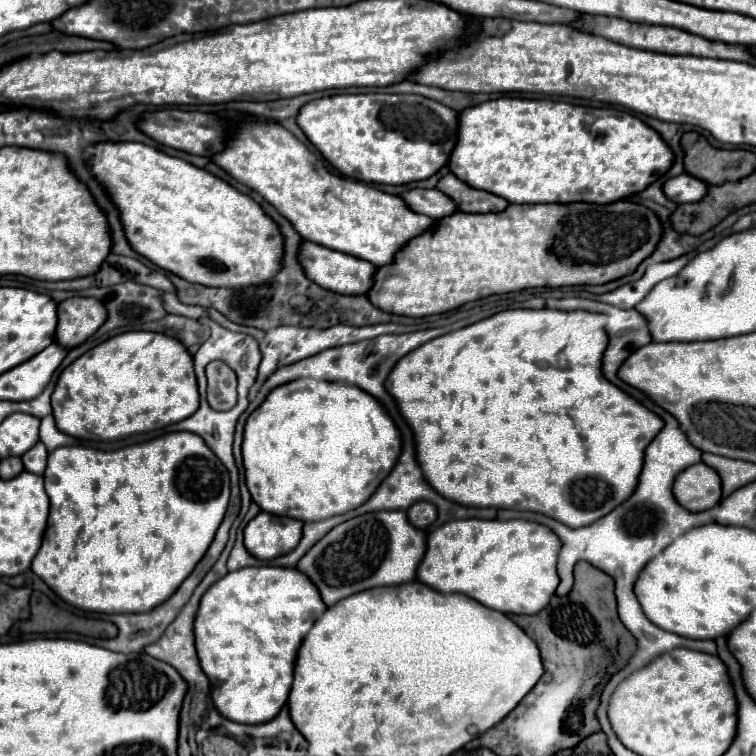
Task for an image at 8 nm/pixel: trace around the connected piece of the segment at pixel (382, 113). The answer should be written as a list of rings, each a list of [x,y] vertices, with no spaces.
[[[336,94],[304,104],[298,112],[298,126],[316,150],[342,174],[372,184],[408,184],[430,178],[446,162],[456,144],[456,112],[436,100],[414,94]]]

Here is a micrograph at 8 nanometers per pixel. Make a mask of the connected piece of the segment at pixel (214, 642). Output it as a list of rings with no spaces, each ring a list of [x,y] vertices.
[[[242,568],[212,584],[202,596],[194,636],[216,710],[240,724],[272,720],[288,700],[298,648],[324,610],[318,588],[298,568]]]

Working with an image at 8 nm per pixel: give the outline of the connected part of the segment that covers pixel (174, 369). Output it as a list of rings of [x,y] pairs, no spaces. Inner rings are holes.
[[[124,332],[112,336],[84,352],[62,370],[52,392],[52,408],[56,426],[64,434],[82,440],[120,440],[132,434],[164,428],[164,424],[176,424],[192,416],[198,408],[198,386],[192,368],[192,356],[184,344],[160,332]]]

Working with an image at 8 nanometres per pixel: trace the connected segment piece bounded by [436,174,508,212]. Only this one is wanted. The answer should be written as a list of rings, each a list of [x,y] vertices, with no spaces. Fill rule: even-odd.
[[[454,174],[442,176],[436,188],[452,198],[456,202],[456,208],[462,212],[502,212],[508,206],[504,198],[484,190],[474,190]]]

